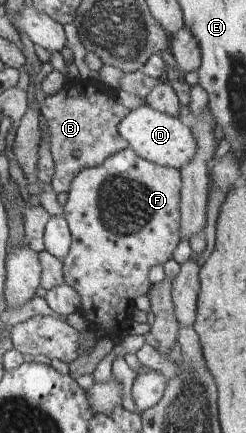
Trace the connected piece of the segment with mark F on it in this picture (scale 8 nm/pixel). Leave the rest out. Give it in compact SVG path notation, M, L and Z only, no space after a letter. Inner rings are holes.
M124 148L122 151L113 153L106 158L104 163L91 168L84 168L71 183L69 199L67 205L63 206L63 217L67 221L71 233L71 246L68 255L63 259L64 283L72 286L81 297L81 307L79 313L90 320L92 329L109 331L110 336L118 335L124 331L130 331L132 324L132 310L135 307L134 300L140 295L147 295L151 283L148 280L148 271L154 265L164 265L166 261L172 259L172 253L176 251L181 240L181 171L178 168L163 166L153 161L140 157L132 148Z

